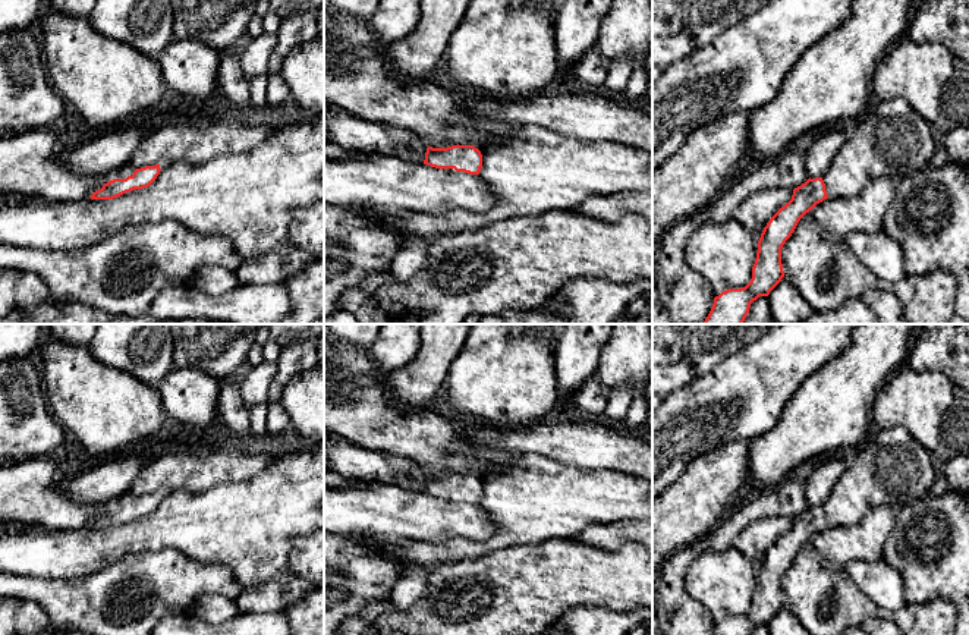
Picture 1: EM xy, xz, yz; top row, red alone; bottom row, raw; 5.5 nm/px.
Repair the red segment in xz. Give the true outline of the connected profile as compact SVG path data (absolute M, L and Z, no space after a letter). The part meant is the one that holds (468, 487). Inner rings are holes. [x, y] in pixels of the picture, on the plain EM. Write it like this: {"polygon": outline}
{"polygon": "M459 472L447 477L428 475L422 493L408 491L393 484L369 484L364 488L324 485L324 534L356 544L366 553L390 559L400 572L390 600L397 609L406 610L427 591L428 568L406 560L397 551L399 543L403 540L488 540L495 525L479 504L481 496L481 480L474 474Z"}

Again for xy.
{"polygon": "M51 456L0 465L0 524L16 528L41 528L47 531L91 528L113 528L133 518L148 516L164 493L135 497L122 493L101 504L82 506L65 491L65 480Z"}

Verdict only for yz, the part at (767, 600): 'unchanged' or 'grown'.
grown

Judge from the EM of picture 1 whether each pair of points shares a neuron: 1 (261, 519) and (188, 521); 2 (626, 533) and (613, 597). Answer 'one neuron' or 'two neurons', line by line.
1: one neuron
2: two neurons

